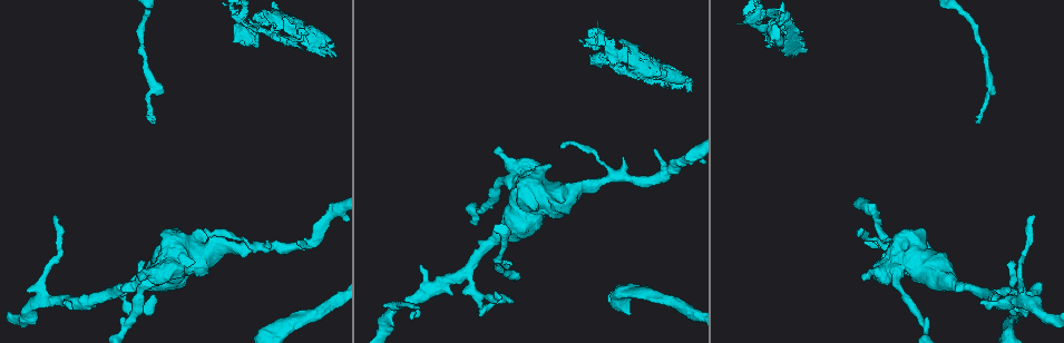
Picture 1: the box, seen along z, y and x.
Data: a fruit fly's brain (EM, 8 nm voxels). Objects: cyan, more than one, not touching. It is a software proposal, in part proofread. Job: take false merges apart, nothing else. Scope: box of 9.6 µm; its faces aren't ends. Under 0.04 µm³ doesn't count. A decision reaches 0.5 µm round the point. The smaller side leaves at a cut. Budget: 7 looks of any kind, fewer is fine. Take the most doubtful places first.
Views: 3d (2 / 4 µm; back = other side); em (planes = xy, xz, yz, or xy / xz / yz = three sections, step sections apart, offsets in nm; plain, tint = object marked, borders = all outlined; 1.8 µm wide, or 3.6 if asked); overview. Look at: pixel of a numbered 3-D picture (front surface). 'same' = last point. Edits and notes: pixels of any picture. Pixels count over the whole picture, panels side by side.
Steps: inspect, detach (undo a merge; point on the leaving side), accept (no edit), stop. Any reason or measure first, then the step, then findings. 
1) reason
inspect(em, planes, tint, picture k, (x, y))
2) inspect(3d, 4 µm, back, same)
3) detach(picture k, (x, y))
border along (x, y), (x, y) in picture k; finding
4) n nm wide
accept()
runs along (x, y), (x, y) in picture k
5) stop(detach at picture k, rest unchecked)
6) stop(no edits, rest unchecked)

calibre changes
inspect(3d, 4 µm, picture 1, (658, 79))

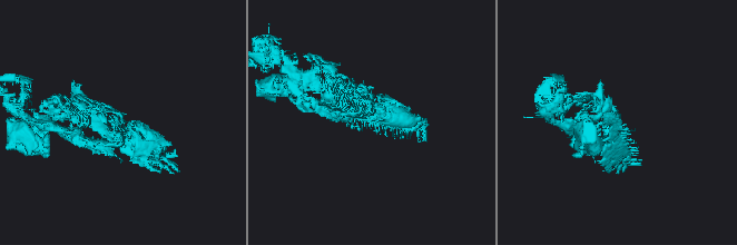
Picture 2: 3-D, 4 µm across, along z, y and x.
now the EM
inspect(em, planes, tint, picture 2, (618, 137))

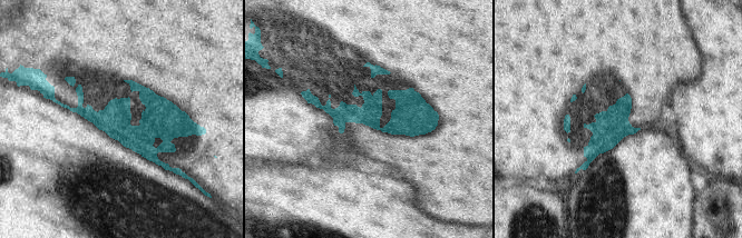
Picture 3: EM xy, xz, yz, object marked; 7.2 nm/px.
accept()
runs along (306, 93), (380, 128), (436, 117) in picture 3; all the same neuron

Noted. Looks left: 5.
abrupt turn
inspect(3d, 4 µm, back, picture 1, (122, 299))

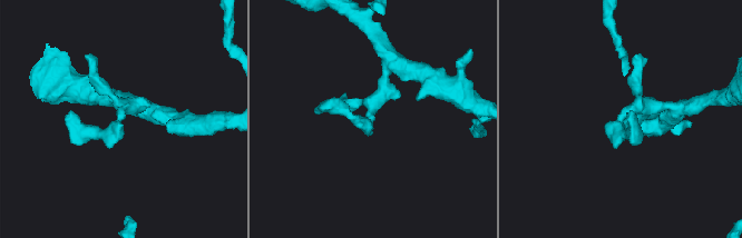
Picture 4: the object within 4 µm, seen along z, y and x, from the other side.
shape alone is not enough
inspect(em, xy, step 16, tint, picture 4, (118, 117))

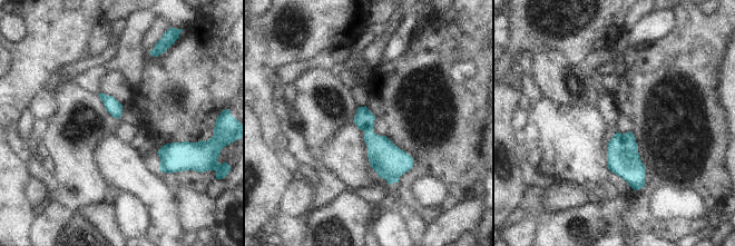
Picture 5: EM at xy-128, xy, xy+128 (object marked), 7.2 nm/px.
cut it another way
inspect(em, planes, tint, same)

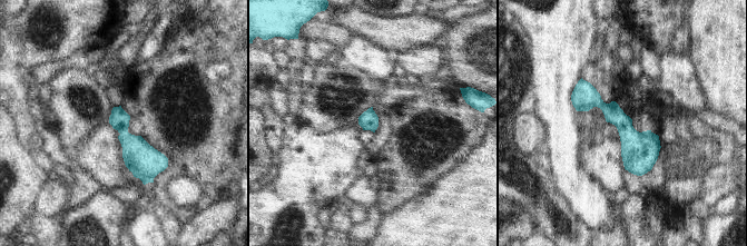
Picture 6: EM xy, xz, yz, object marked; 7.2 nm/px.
140 nm wide
accept()
runs along (580, 84), (625, 127), (647, 168) in picture 6; continuous, no second neuron

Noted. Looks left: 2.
stop(no edits, rest unchecked)

